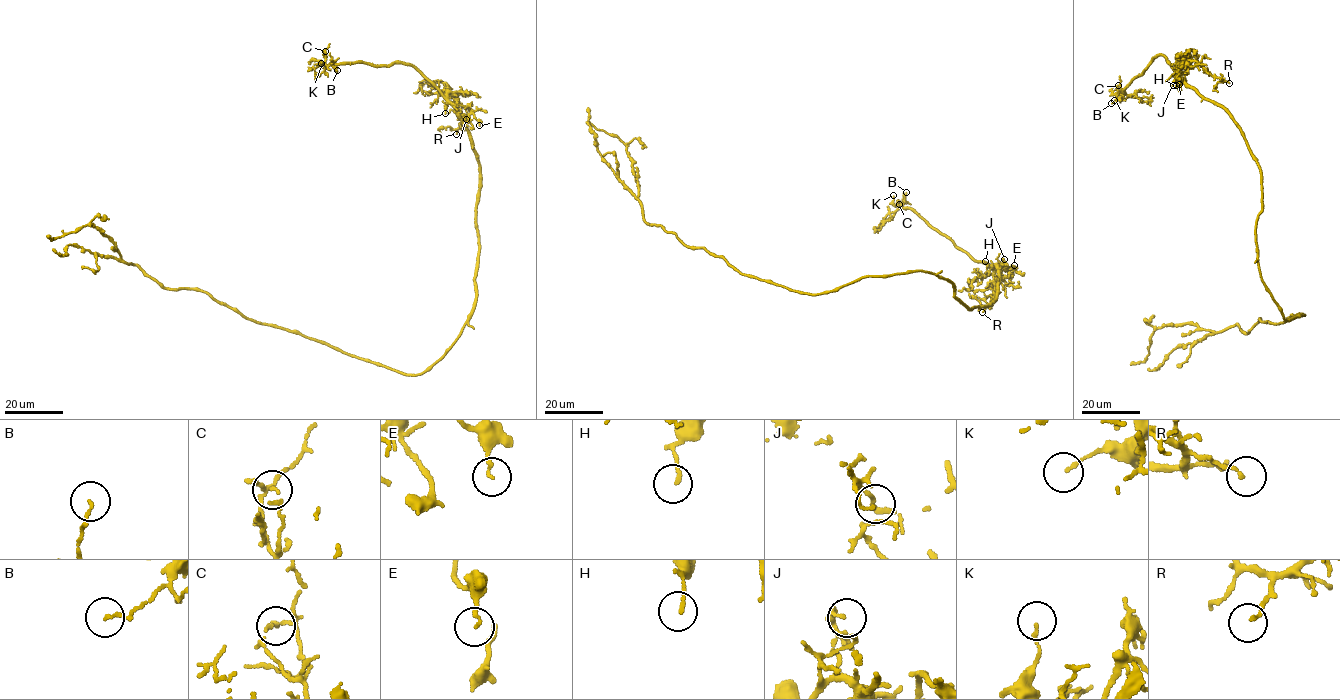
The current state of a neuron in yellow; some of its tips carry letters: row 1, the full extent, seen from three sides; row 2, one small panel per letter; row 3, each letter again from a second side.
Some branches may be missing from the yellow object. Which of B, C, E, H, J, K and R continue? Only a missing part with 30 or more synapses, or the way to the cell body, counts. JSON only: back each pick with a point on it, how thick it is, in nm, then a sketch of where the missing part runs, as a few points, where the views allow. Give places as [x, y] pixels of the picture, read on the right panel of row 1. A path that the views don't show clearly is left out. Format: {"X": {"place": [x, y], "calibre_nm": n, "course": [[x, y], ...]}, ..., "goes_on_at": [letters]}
{"goes_on_at": []}

